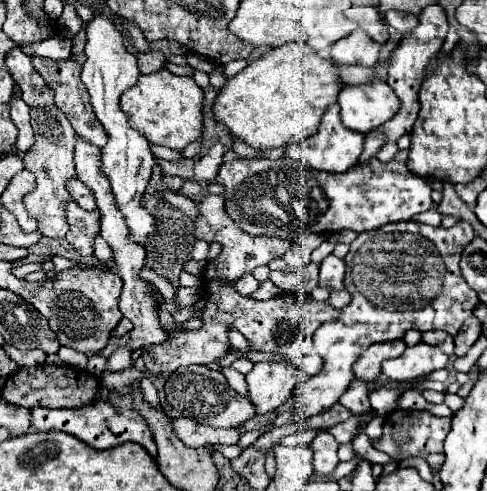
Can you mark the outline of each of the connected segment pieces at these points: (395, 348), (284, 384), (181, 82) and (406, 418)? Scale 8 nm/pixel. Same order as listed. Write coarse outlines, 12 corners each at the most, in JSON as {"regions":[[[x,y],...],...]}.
{"regions":[[[376,342],[354,362],[354,376],[376,382],[380,364],[406,350],[402,342]],[[258,362],[246,374],[256,414],[282,406],[302,372],[290,362]],[[160,68],[120,96],[148,142],[202,136],[202,88]],[[426,410],[384,422],[374,448],[390,458],[420,456],[438,474],[448,418]]]}

